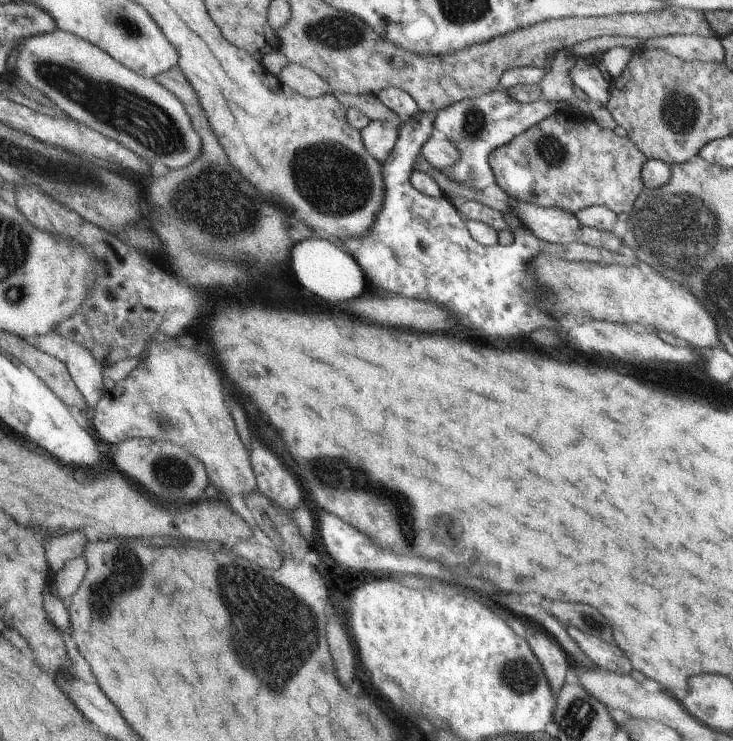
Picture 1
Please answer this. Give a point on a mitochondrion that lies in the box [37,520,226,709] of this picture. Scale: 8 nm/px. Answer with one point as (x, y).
(105, 594)

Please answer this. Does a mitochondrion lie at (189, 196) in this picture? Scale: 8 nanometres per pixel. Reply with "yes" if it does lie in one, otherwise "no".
yes

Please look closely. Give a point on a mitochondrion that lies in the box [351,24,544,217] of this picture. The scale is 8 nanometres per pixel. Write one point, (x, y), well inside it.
(473, 124)

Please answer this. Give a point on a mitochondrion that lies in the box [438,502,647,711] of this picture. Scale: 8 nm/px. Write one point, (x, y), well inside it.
(520, 678)

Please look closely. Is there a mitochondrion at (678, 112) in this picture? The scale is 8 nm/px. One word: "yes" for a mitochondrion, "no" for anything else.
yes

